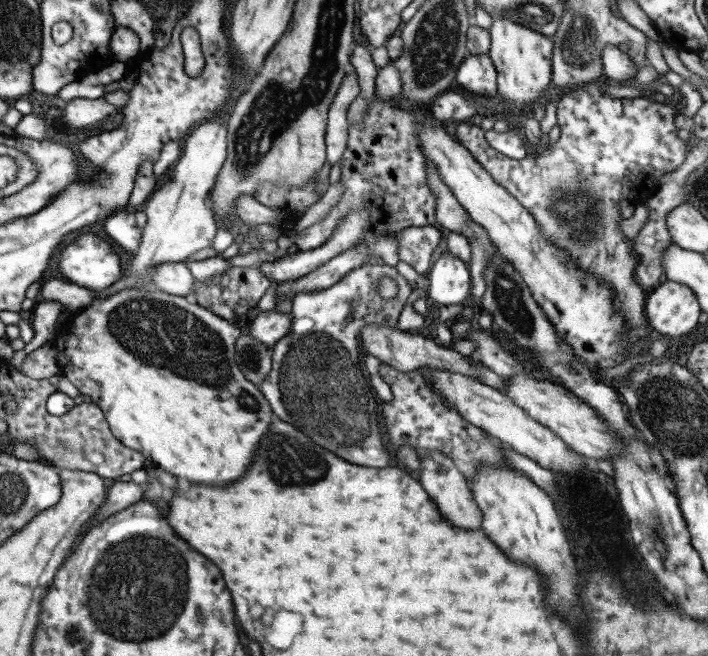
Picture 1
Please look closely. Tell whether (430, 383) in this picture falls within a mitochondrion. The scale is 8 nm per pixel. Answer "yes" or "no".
no

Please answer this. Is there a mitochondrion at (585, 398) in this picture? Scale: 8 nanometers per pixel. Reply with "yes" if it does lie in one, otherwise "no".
no

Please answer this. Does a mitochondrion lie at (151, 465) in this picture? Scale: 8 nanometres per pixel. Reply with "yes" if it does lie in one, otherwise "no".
no

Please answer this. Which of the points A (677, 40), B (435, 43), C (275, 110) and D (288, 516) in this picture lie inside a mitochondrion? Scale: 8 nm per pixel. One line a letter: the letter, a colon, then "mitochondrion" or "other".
A: other
B: mitochondrion
C: mitochondrion
D: other

